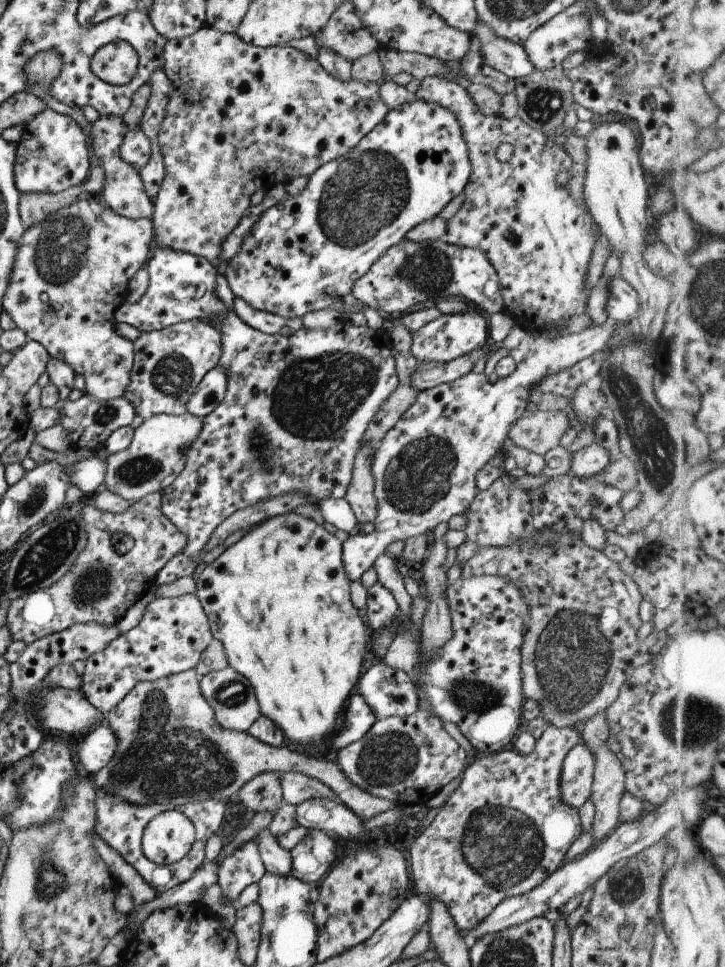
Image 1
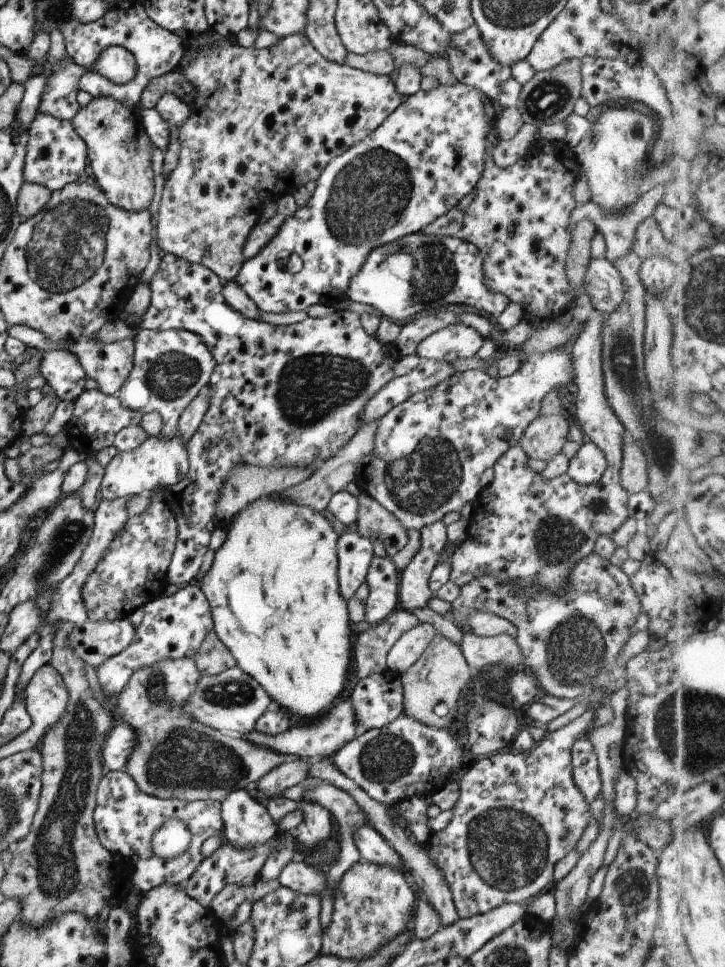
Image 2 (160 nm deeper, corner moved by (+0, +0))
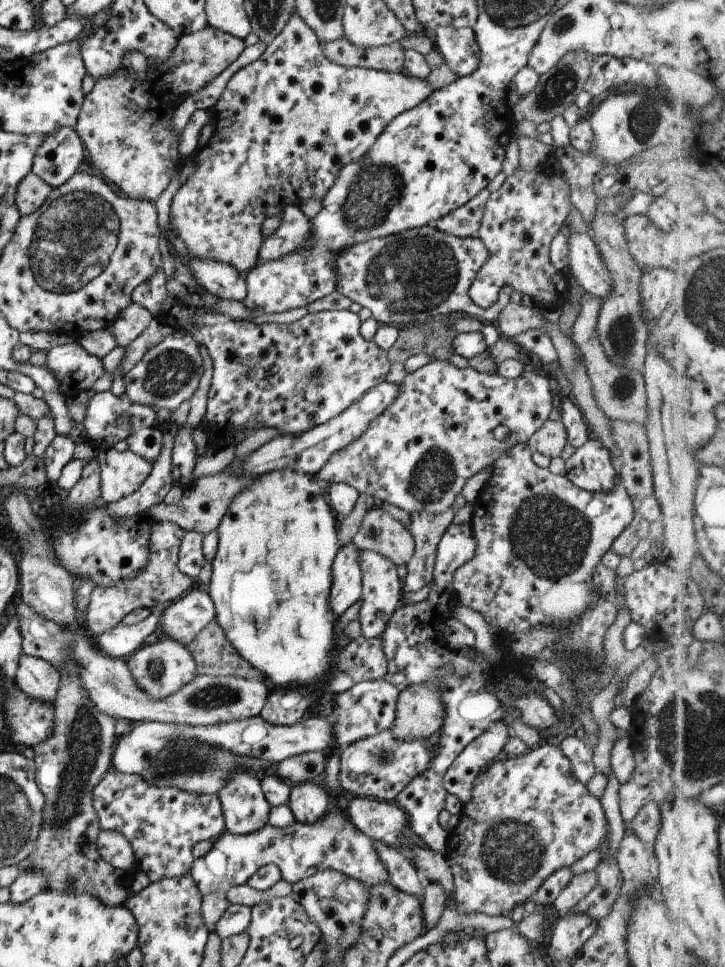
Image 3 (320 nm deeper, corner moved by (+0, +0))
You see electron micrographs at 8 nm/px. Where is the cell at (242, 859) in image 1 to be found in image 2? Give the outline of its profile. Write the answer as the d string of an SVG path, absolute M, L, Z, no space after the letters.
M245 789L229 793L220 802L221 839L238 849L250 849L267 842L278 830L267 809Z

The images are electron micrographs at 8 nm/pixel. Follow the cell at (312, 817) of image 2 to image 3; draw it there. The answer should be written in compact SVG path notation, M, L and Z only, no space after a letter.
M312 782L292 785L286 806L295 821L313 824L327 809L327 794L321 786Z

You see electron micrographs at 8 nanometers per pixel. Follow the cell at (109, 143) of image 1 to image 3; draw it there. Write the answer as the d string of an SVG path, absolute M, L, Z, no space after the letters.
M209 25L197 32L184 34L177 39L171 56L161 62L159 68L147 67L147 78L138 82L139 78L131 68L119 70L111 78L97 80L89 94L85 95L82 106L75 120L75 133L79 136L84 153L89 162L101 174L101 178L117 193L129 200L146 200L153 203L157 196L167 188L171 174L184 162L179 160L177 144L179 136L171 132L171 114L185 98L191 98L197 90L209 84L215 76L221 74L245 48L243 39L231 36Z

